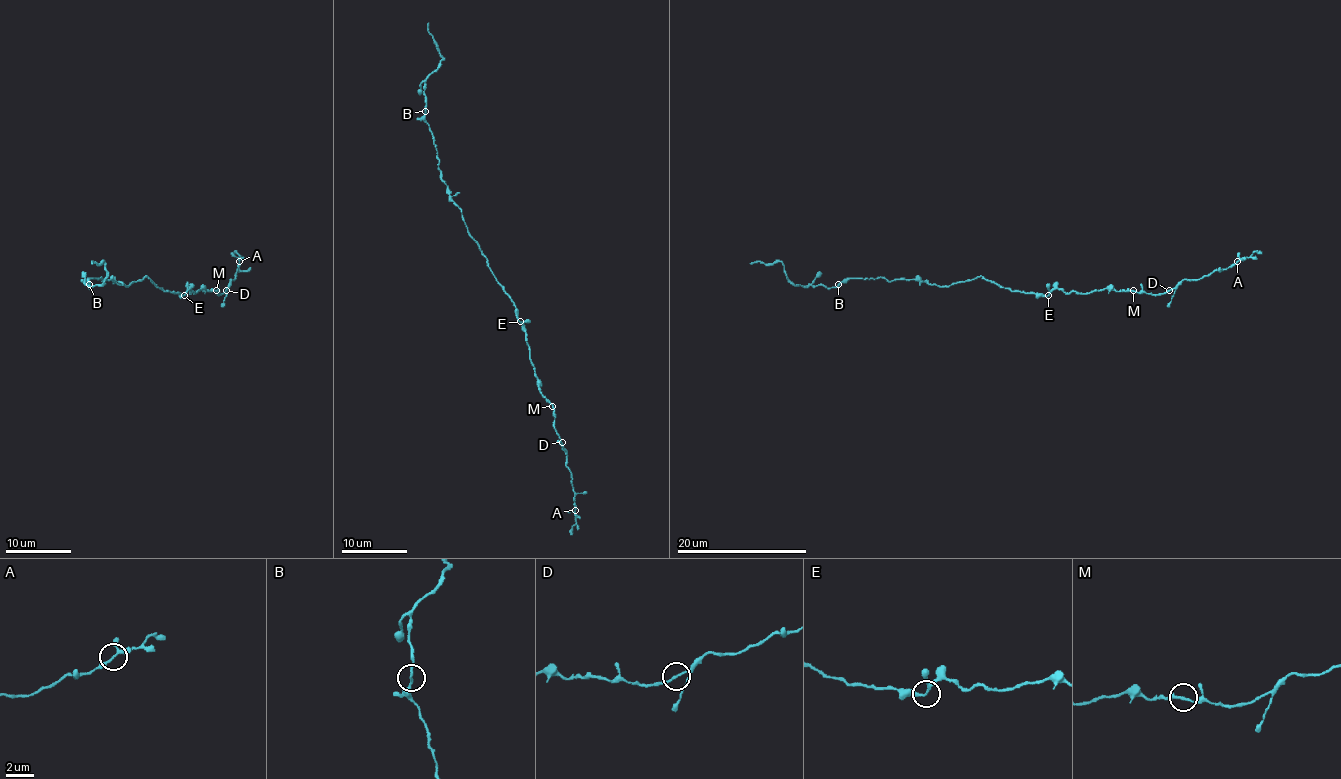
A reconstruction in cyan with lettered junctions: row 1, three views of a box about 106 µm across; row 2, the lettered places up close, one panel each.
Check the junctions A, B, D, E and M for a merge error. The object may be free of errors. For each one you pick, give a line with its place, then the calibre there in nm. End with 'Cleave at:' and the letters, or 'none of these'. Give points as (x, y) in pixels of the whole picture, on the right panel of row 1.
A: (1237, 261) | 180 nm
Cleave at: A

